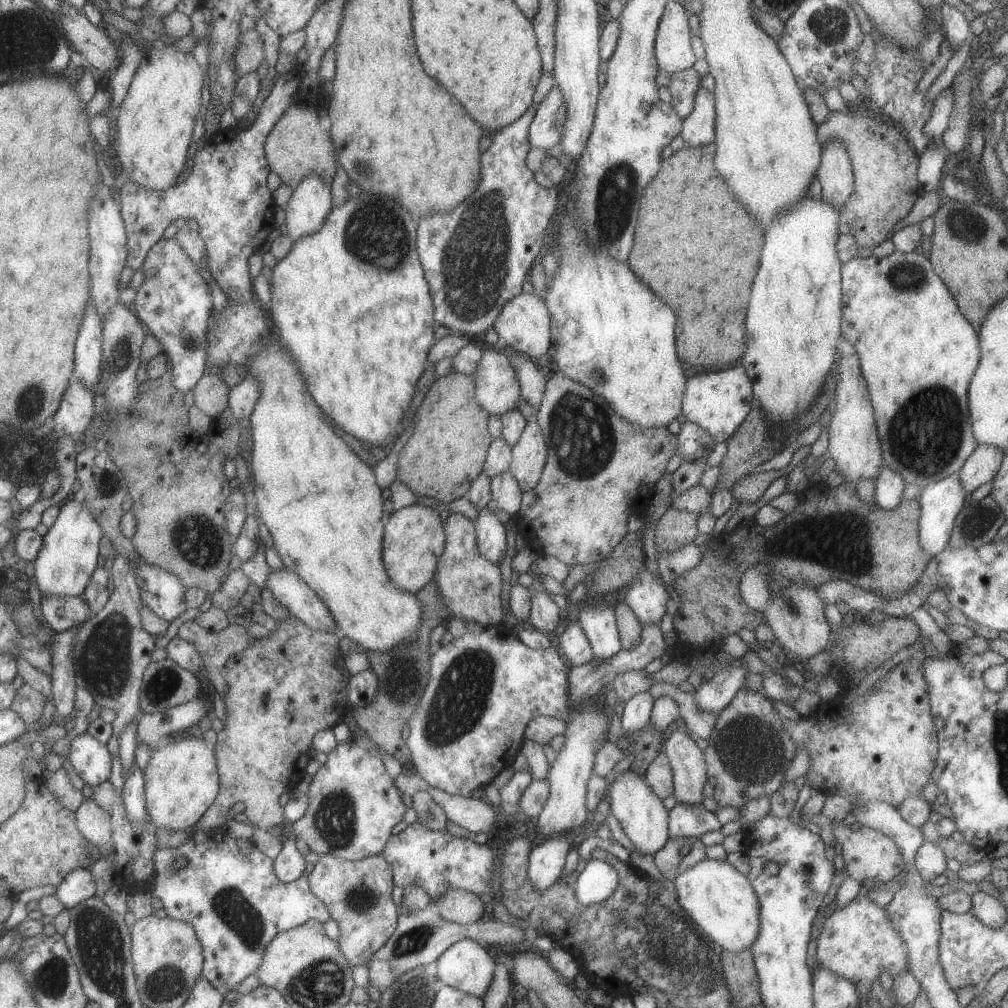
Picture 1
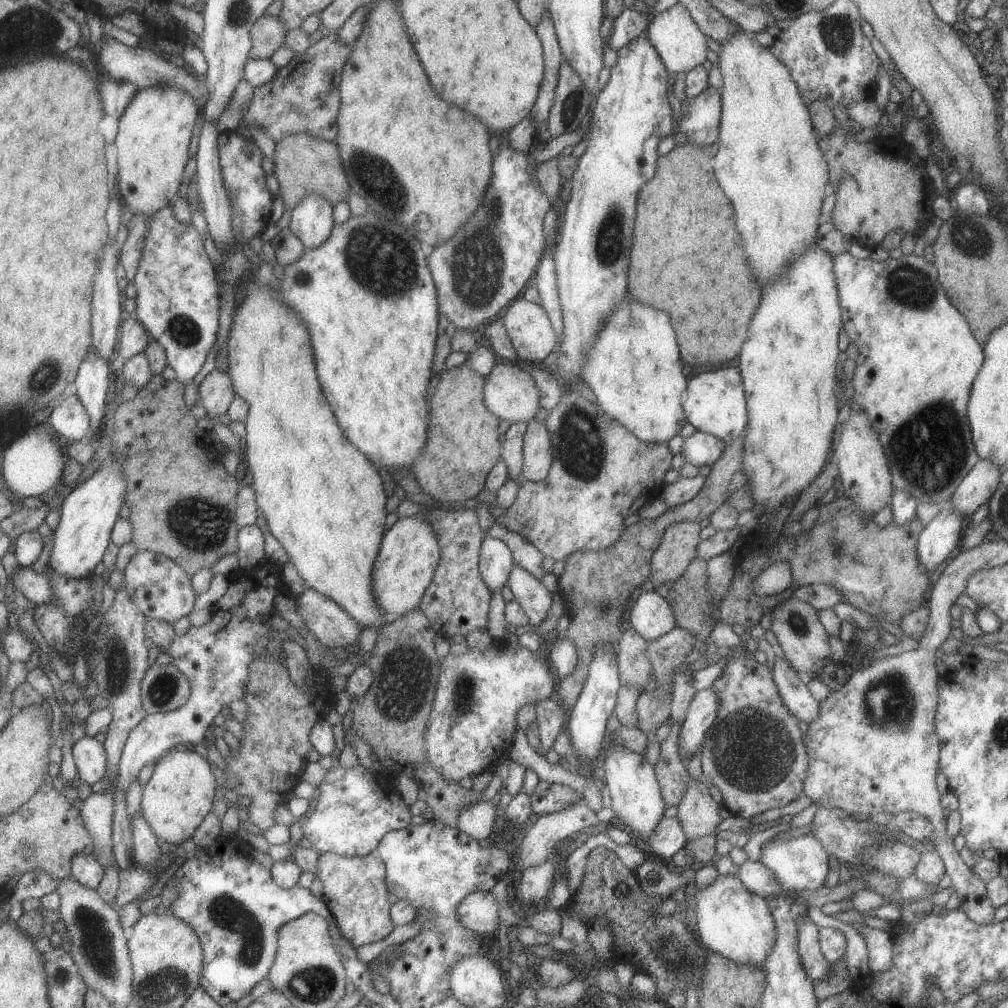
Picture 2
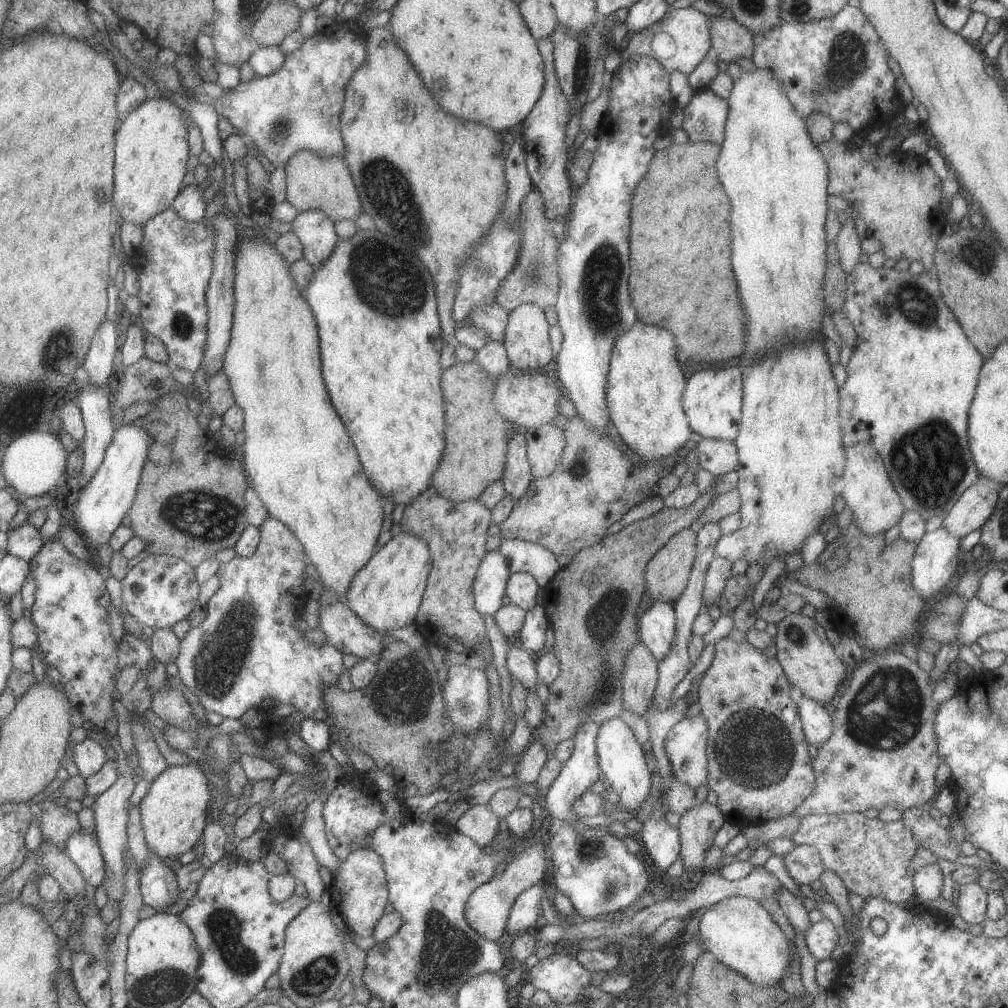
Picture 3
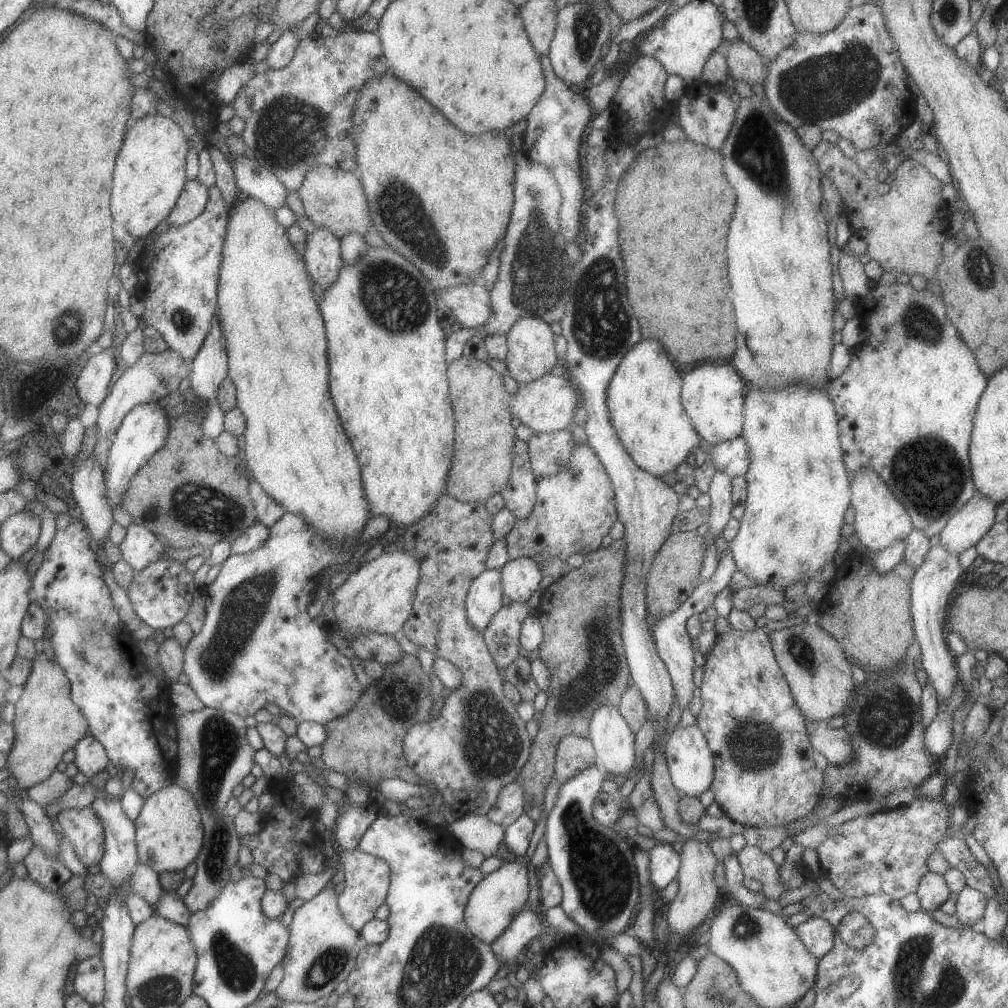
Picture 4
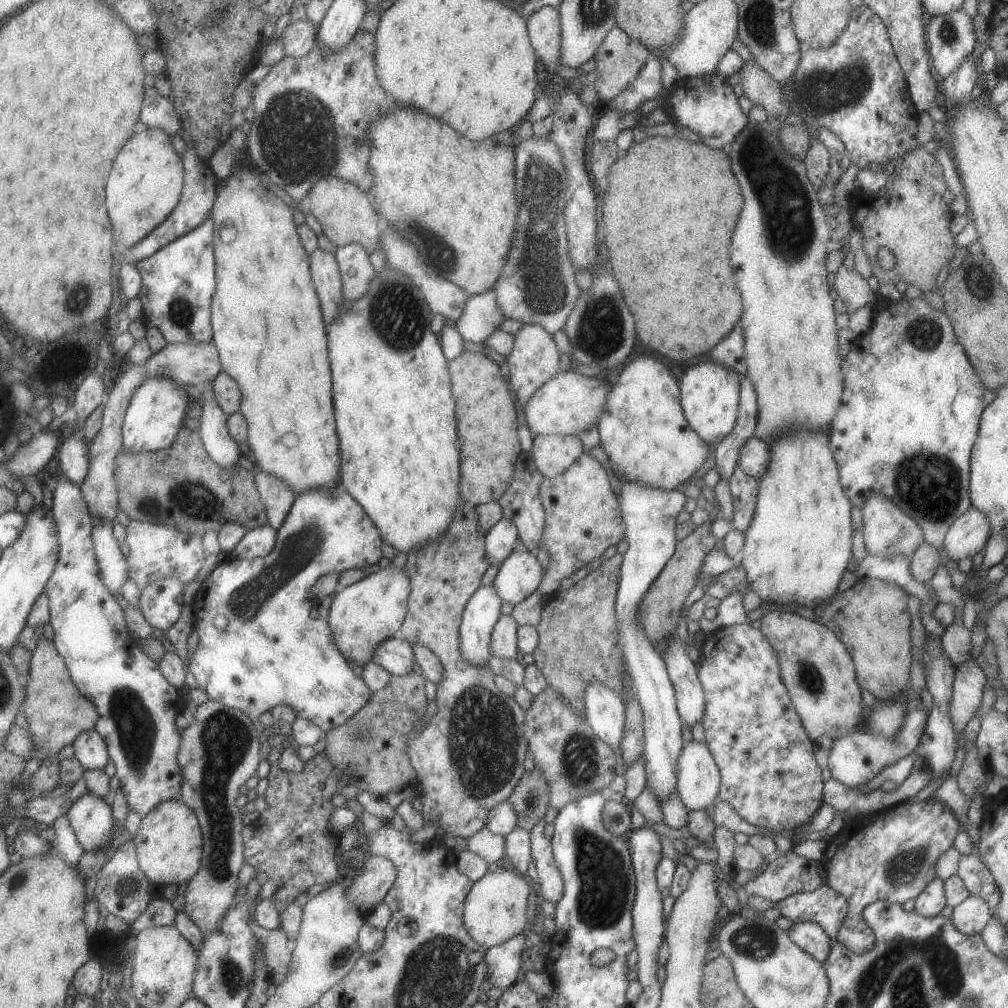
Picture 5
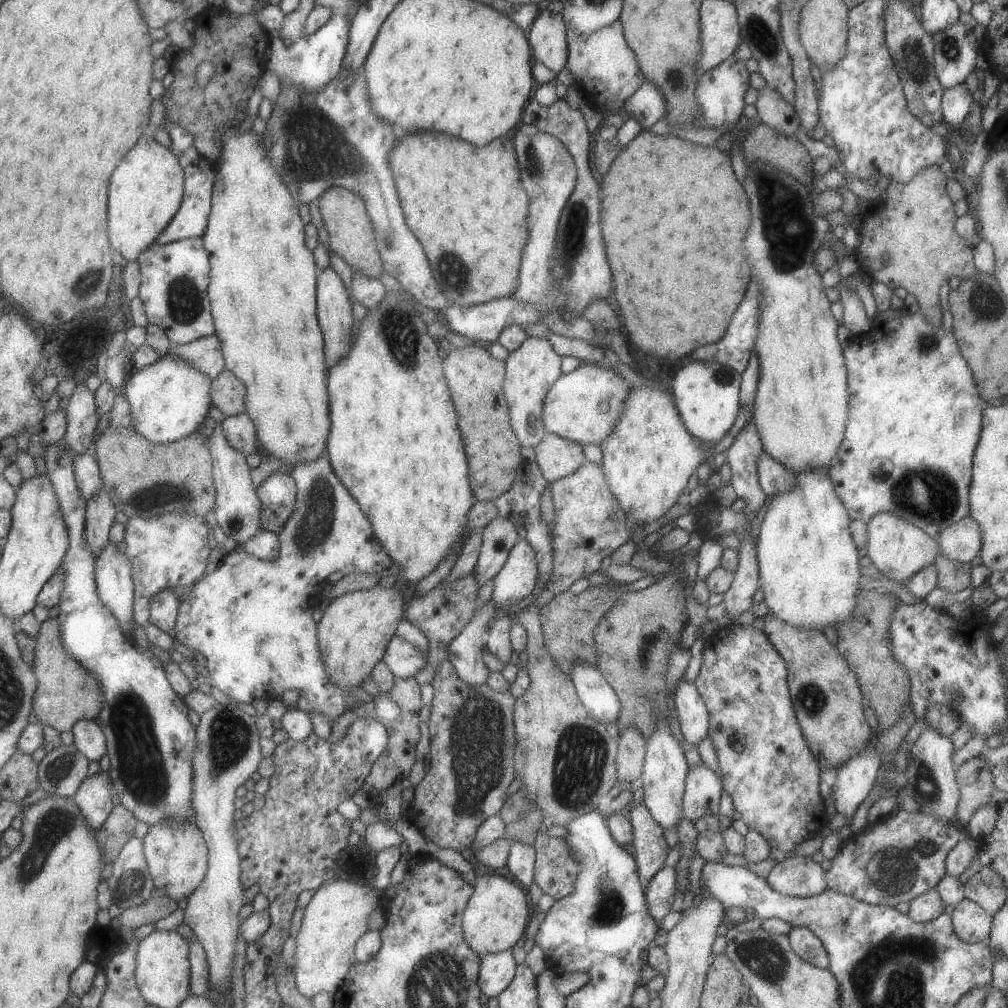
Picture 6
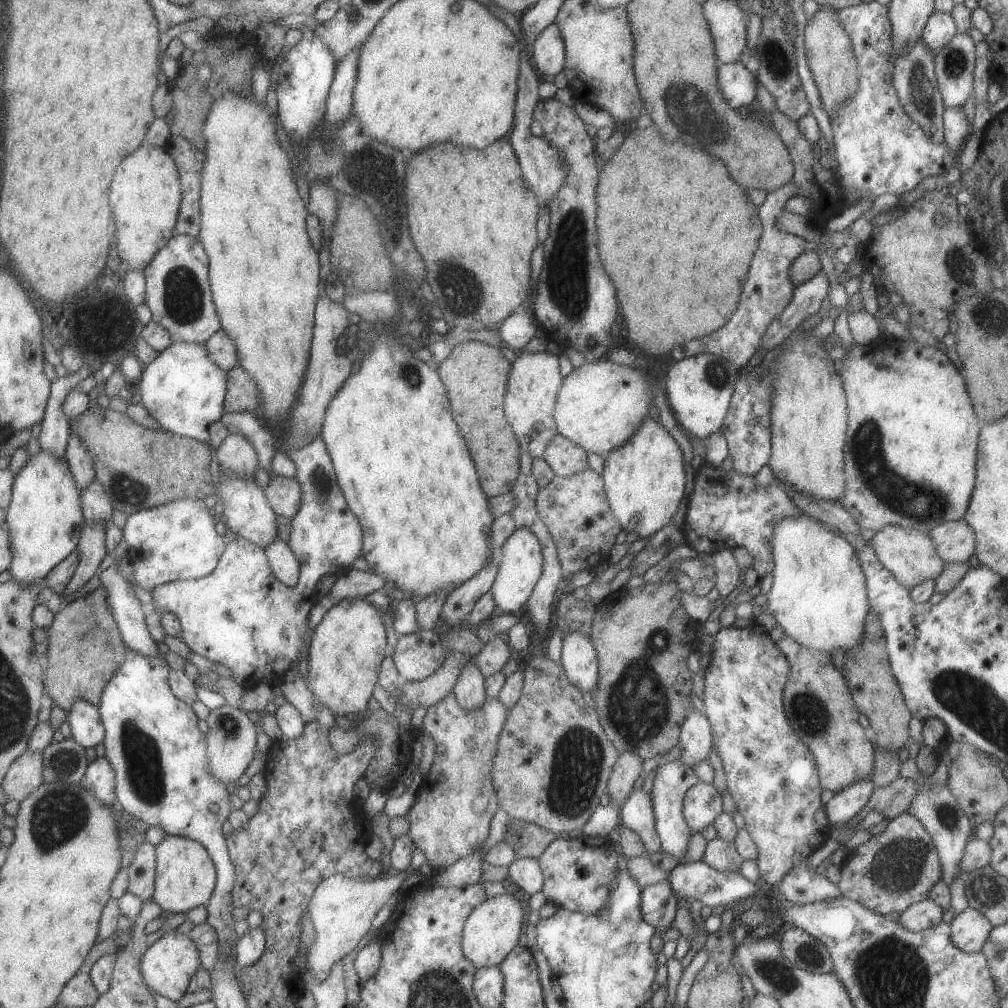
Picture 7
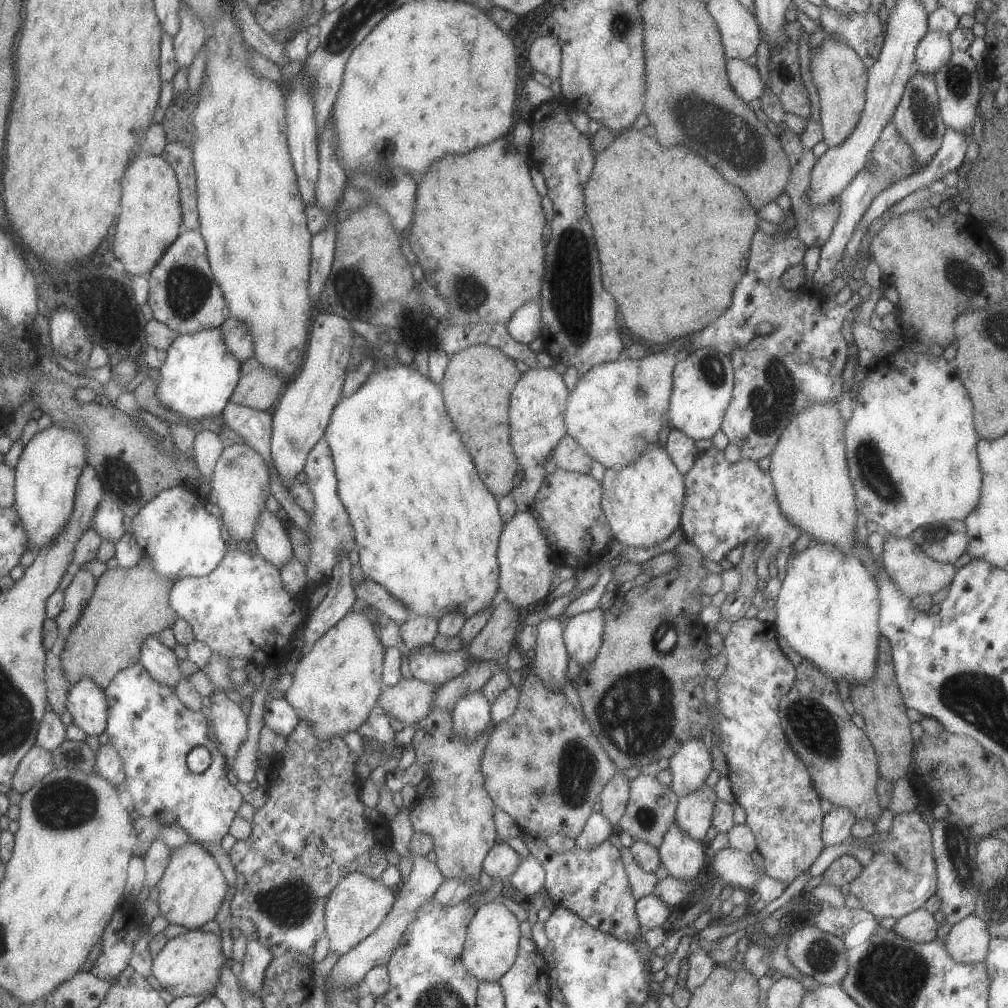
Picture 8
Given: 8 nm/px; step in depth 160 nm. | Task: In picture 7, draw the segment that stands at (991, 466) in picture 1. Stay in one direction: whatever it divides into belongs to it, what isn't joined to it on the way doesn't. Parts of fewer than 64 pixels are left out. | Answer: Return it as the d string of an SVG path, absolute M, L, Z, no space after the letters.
M963 519L948 521L928 532L944 562L966 562L974 554L975 536Z

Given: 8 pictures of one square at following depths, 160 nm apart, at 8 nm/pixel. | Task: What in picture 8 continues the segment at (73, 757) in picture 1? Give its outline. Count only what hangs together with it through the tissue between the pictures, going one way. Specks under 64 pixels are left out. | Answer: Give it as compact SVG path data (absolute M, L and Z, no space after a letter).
M81 678L68 688L66 711L85 736L99 736L106 728L105 694L91 678Z

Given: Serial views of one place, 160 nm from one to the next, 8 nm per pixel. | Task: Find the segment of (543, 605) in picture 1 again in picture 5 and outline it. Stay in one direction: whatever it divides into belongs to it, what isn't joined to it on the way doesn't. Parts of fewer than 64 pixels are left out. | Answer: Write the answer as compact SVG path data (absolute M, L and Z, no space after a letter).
M519 545L498 566L492 585L503 602L514 605L538 588L543 574L542 566L533 553Z

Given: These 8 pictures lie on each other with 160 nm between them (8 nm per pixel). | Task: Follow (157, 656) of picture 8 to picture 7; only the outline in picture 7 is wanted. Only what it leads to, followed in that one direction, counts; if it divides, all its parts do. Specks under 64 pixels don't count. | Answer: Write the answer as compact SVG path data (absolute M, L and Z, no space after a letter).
M114 563L99 572L99 580L105 592L109 612L117 624L119 636L125 647L145 658L158 654L156 643L144 622L140 602L135 597L133 584L121 576L119 568Z

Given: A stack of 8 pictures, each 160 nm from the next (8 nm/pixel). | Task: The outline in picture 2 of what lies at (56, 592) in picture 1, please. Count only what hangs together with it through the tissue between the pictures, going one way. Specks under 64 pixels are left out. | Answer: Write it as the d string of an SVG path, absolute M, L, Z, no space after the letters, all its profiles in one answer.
M108 456L89 478L65 496L59 510L60 521L53 531L53 547L47 567L67 578L90 577L110 543L110 532L119 518L125 493L126 478L122 471L122 462Z

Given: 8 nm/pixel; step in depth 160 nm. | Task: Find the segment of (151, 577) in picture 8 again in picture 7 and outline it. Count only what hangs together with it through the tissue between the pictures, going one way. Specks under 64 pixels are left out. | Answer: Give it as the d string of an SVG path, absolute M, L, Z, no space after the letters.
M97 586L89 594L66 603L53 616L53 622L47 629L47 668L42 681L44 692L55 706L65 712L71 710L75 700L99 705L113 670L117 670L125 660L125 648L109 612L103 586Z

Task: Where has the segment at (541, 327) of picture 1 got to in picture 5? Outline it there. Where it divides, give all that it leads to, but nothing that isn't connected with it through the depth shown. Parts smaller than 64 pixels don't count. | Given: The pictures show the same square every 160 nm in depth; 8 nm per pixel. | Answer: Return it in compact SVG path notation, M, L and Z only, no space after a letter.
M523 324L513 335L514 341L511 352L505 358L508 363L511 394L517 398L517 402L523 405L531 398L531 395L550 378L559 374L560 352L557 350L552 335L539 325Z

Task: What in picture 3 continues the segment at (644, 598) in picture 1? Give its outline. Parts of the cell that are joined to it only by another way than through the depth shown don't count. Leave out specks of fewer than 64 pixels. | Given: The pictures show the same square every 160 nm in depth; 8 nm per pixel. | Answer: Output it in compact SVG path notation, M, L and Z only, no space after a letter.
M654 602L638 618L638 638L659 662L671 650L676 631L672 604Z

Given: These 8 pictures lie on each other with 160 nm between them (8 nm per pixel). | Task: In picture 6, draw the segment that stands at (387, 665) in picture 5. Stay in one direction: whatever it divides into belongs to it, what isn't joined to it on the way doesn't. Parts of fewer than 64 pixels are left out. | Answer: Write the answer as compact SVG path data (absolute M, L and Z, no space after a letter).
M391 637L387 643L382 661L394 677L408 679L425 666L424 654L404 638Z

